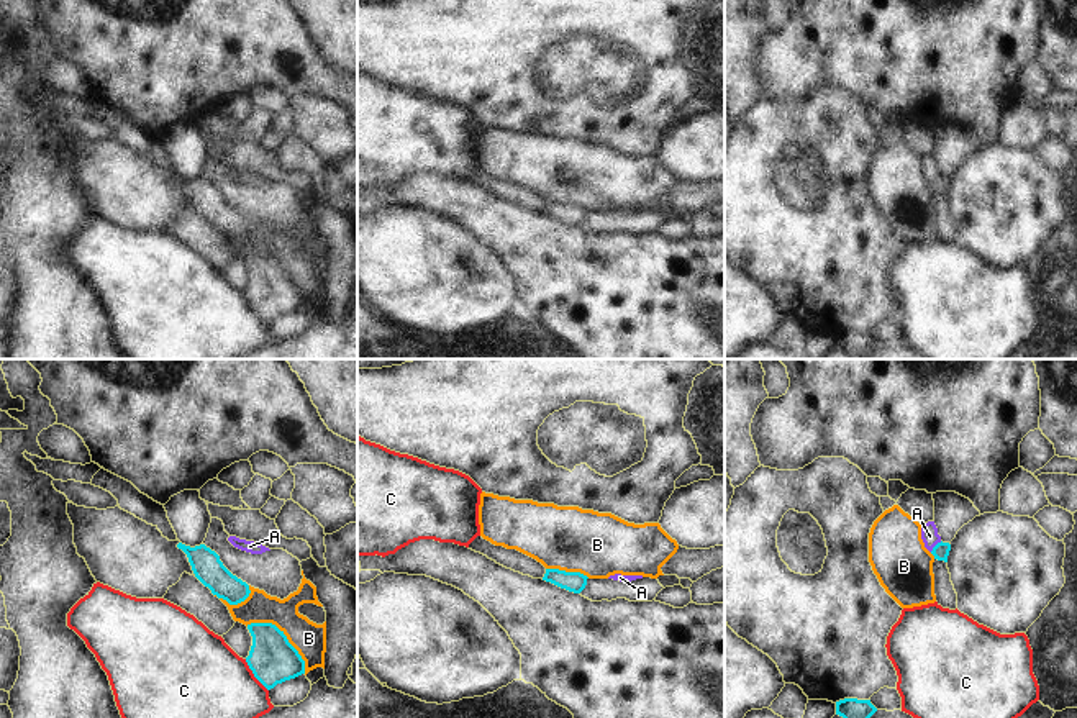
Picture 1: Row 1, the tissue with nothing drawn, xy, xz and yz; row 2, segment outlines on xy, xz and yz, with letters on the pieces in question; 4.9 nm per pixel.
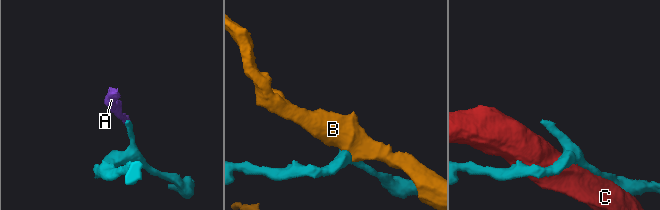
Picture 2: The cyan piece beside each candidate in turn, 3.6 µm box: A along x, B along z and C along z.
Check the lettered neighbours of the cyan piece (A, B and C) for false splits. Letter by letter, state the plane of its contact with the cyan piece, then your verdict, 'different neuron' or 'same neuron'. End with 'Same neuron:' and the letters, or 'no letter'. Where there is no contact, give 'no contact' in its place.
A: contact in yz; different neuron
B: contact in xy; different neuron
C: contact in xy; different neuron
Same neuron: no letter

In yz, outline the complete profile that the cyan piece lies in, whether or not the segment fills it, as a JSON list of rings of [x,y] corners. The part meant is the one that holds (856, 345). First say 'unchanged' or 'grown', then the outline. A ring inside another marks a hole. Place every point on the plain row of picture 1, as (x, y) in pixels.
unchanged; [[[844,331],[836,334],[836,348],[843,349],[851,359],[862,359],[877,341],[870,333]]]

